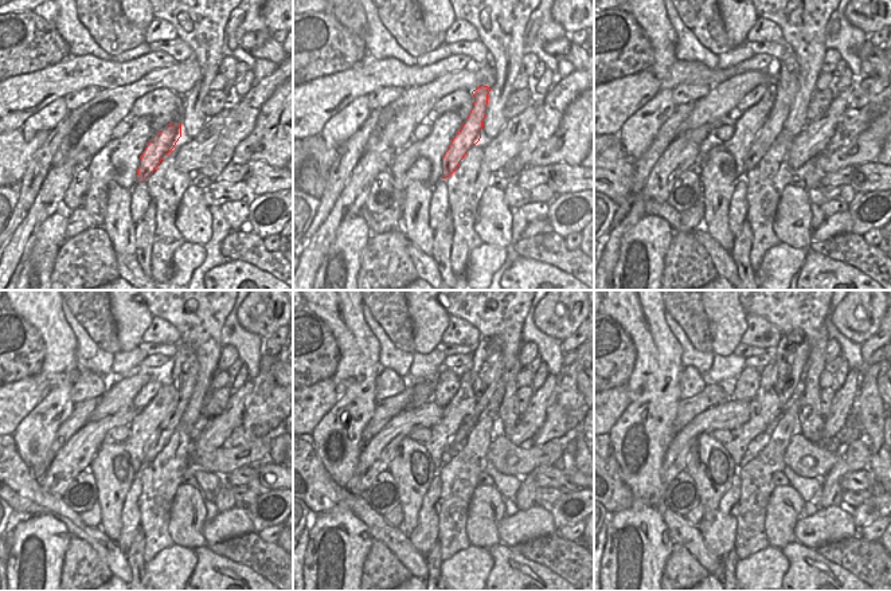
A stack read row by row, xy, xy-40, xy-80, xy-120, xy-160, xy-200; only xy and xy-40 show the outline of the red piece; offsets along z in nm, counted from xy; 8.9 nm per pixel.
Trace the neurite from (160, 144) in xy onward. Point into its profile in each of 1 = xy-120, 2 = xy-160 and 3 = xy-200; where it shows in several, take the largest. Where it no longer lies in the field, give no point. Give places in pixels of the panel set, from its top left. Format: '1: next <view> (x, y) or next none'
1: next xy-120 (183, 382)
2: next xy-160 (484, 383)
3: next xy-200 (786, 382)

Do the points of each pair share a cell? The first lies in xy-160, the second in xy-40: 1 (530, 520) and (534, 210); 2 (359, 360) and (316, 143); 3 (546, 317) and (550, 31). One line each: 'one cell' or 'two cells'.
1: two cells
2: two cells
3: two cells

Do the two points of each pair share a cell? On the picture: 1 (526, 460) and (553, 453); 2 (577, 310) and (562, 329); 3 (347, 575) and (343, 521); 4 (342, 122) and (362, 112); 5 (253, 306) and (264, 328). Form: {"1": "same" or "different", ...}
{"1": "same", "2": "same", "3": "same", "4": "same", "5": "same"}

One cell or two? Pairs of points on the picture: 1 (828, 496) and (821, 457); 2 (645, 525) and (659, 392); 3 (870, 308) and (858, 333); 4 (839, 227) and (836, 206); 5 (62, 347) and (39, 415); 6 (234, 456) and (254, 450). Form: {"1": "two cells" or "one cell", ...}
{"1": "two cells", "2": "one cell", "3": "one cell", "4": "two cells", "5": "one cell", "6": "one cell"}

